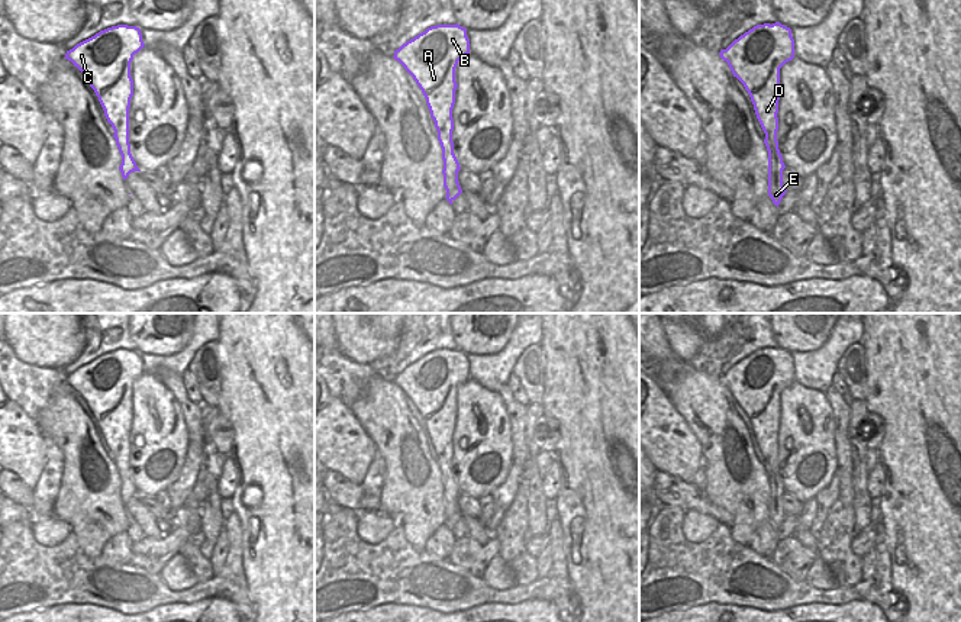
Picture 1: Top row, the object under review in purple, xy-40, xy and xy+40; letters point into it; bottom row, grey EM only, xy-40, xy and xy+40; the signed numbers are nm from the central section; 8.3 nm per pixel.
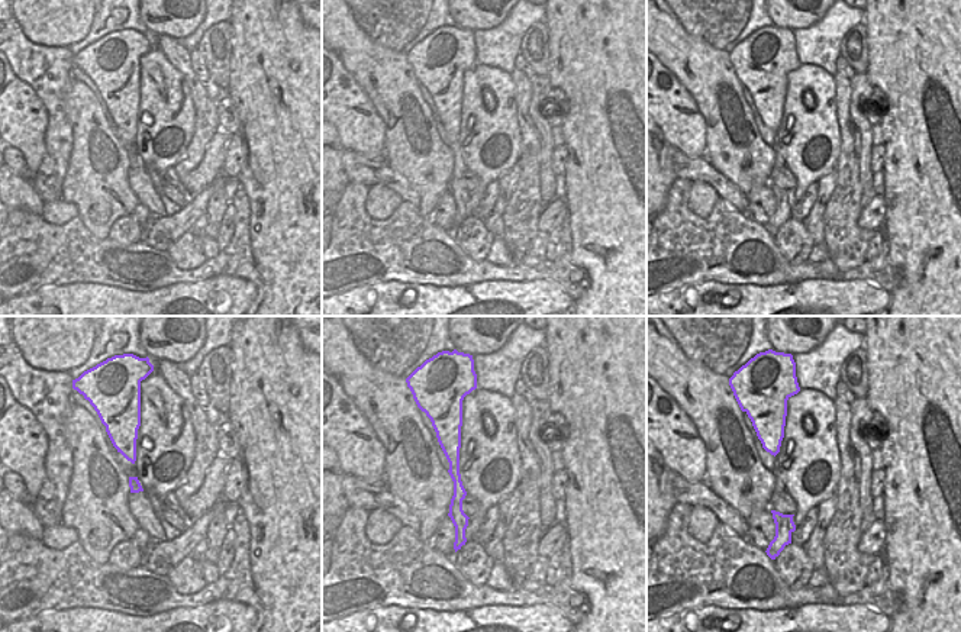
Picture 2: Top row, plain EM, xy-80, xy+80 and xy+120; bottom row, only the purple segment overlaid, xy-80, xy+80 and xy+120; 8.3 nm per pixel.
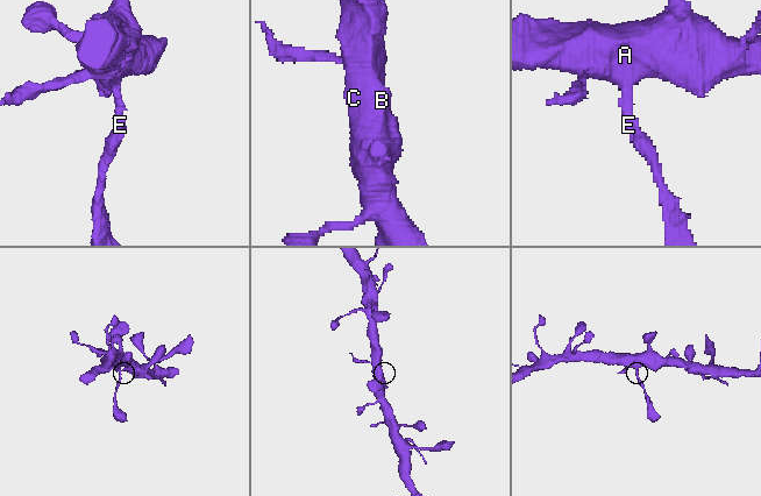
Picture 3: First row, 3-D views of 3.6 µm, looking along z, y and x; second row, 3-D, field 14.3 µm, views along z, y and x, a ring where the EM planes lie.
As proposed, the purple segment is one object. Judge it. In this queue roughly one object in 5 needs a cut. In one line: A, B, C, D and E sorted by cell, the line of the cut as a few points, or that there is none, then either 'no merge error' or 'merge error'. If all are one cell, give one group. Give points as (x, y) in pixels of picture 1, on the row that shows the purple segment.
A B C D E | no cut | no merge error

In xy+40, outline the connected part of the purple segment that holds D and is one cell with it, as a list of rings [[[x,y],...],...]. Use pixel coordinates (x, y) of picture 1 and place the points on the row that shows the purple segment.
[[[775,22],[757,25],[719,52],[748,91],[768,151],[768,196],[778,207],[786,168],[778,149],[780,68],[794,58],[791,29]]]

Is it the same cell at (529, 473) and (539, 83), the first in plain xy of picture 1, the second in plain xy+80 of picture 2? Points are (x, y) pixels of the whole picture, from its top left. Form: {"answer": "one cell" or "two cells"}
{"answer": "one cell"}

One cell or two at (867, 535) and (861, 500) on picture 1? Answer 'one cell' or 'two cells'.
two cells

